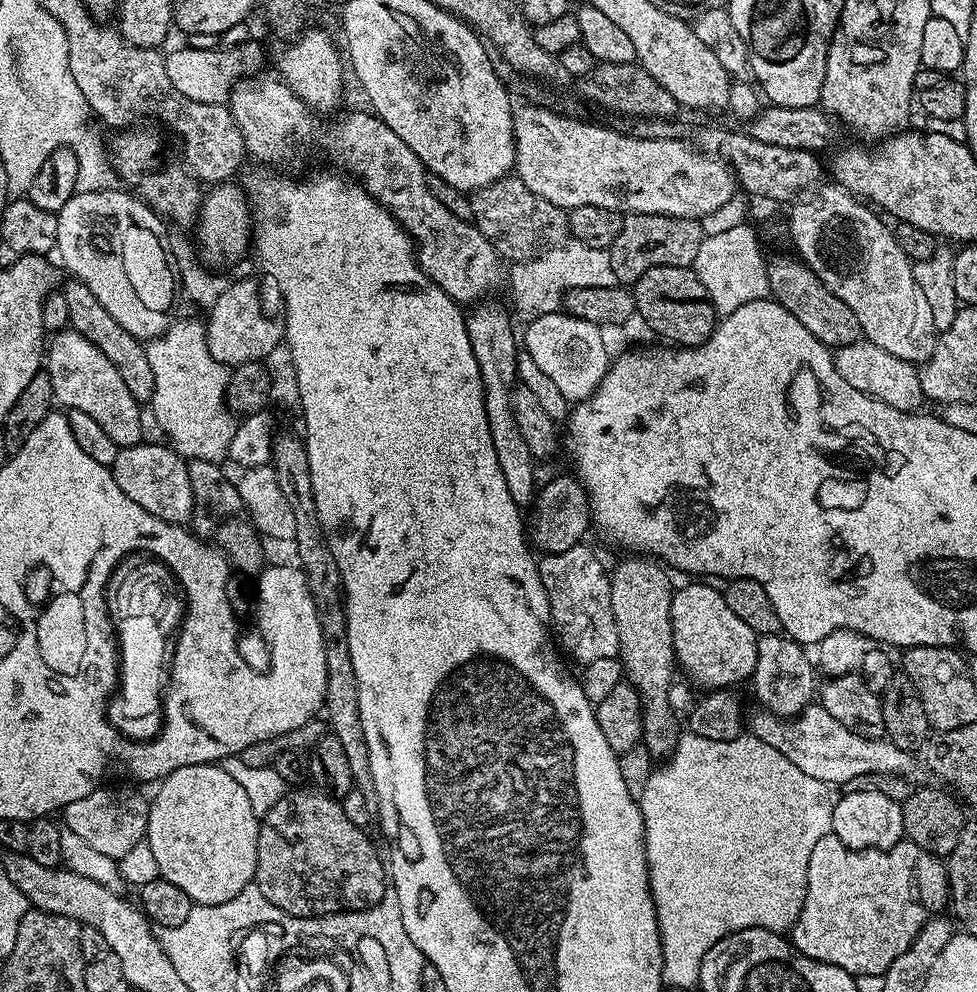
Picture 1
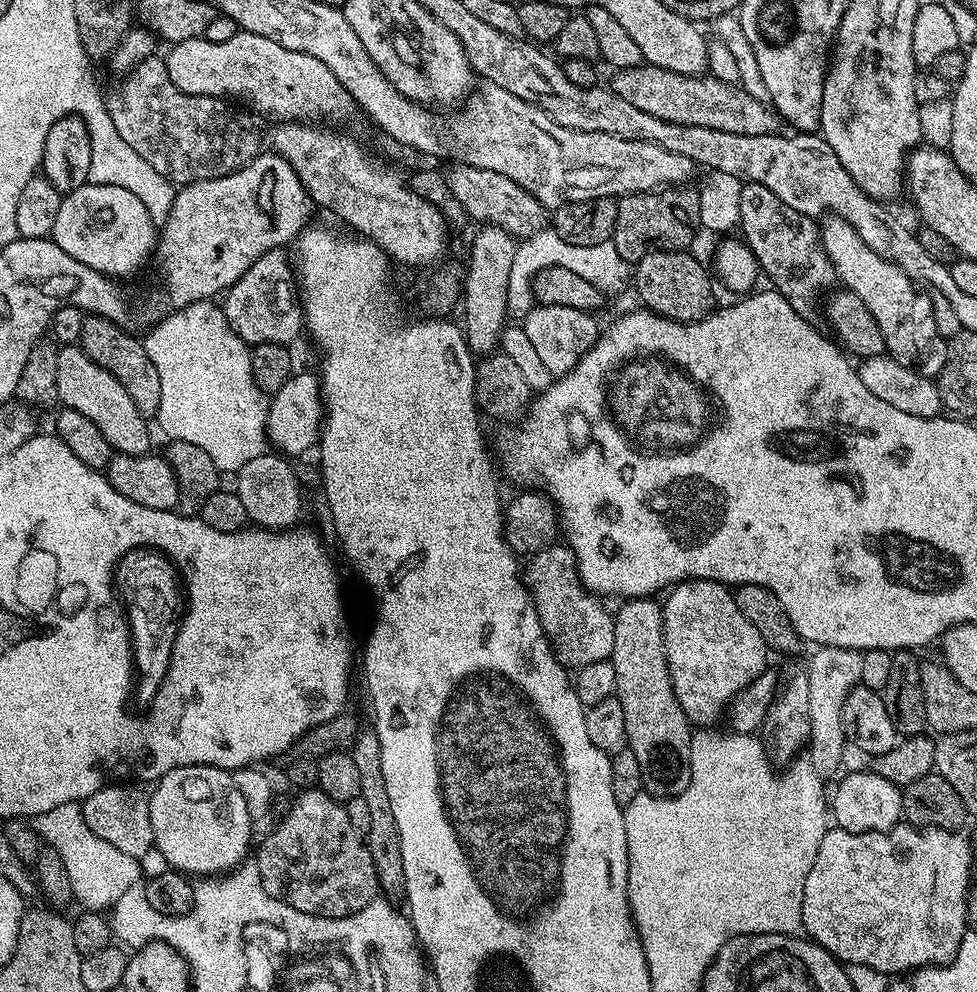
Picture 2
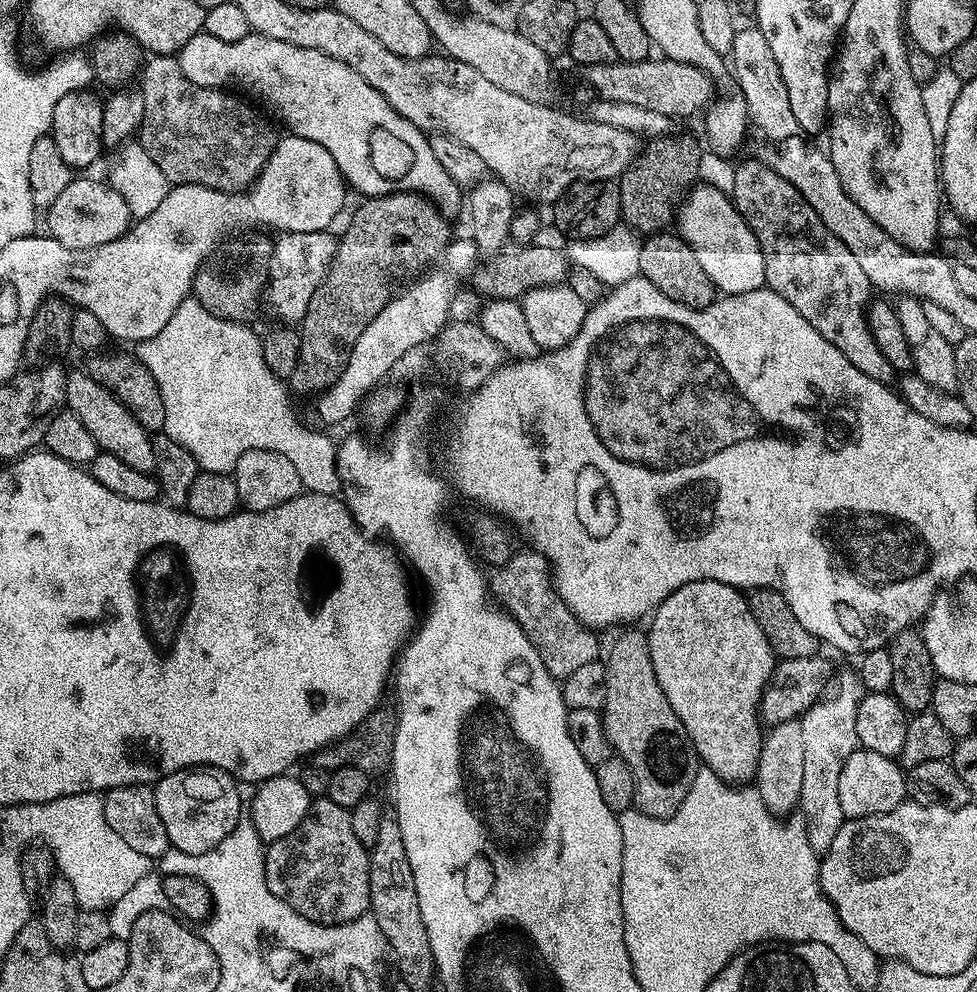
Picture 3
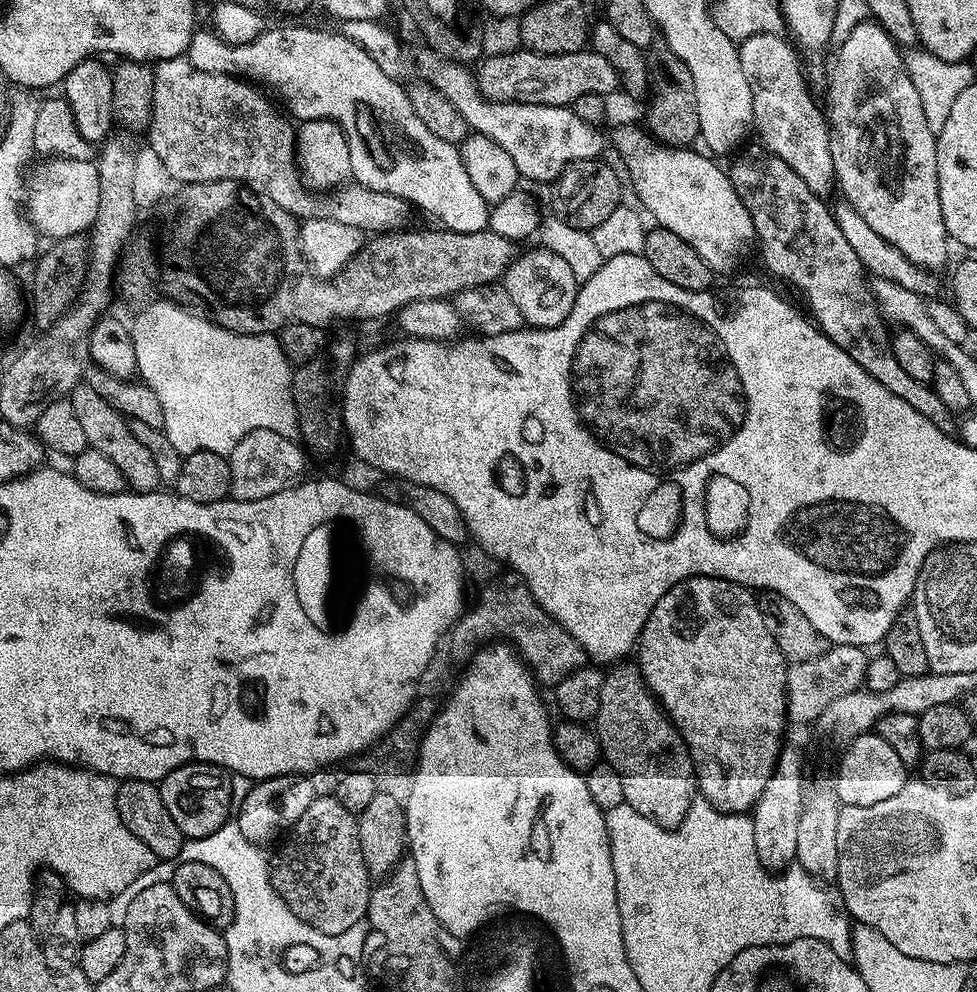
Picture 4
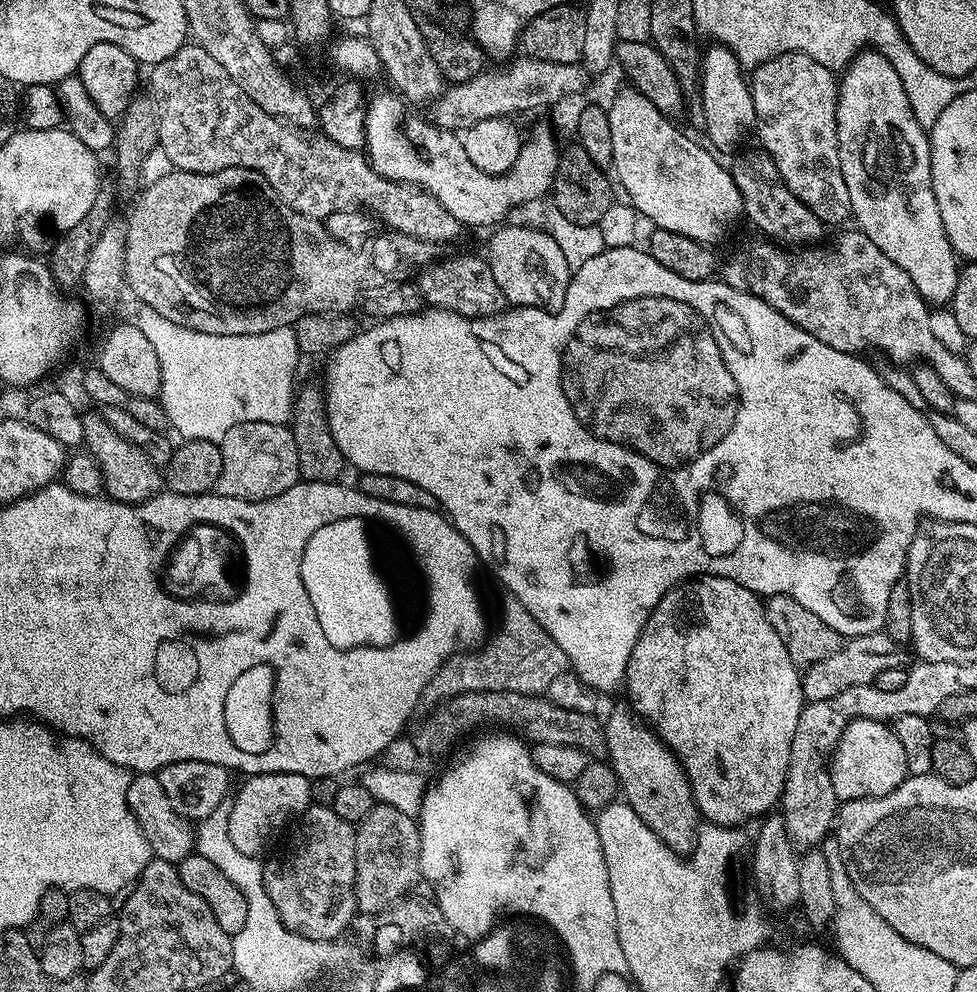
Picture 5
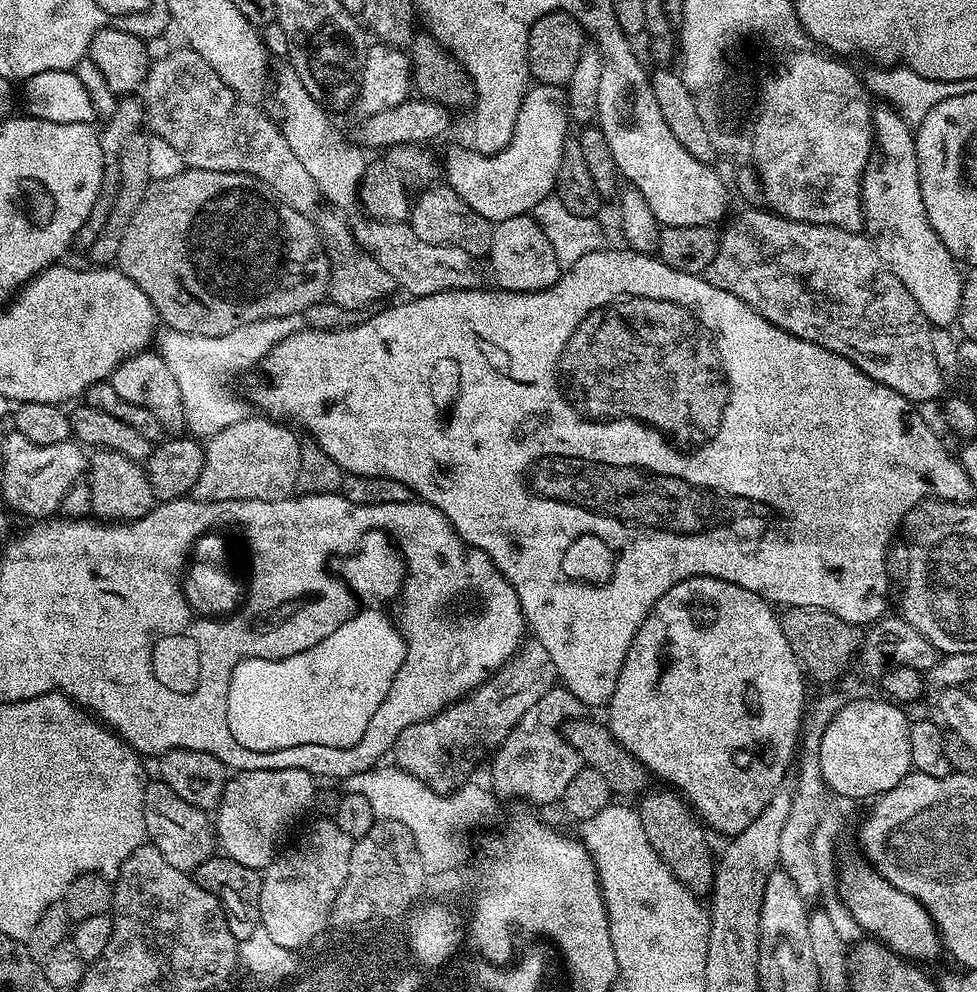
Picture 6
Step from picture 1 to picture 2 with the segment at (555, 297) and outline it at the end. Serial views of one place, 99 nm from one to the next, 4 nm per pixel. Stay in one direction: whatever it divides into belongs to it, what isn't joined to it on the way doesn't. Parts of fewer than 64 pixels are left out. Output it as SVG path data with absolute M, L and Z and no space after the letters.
M546 226L542 231L523 237L516 246L514 260L510 268L510 283L507 287L507 306L511 315L527 315L535 305L535 296L532 292L532 278L544 268L562 266L563 269L572 270L579 274L601 292L622 291L627 282L630 282L629 263L618 254L617 247L611 241L598 243L595 246L574 246L566 242L554 228Z

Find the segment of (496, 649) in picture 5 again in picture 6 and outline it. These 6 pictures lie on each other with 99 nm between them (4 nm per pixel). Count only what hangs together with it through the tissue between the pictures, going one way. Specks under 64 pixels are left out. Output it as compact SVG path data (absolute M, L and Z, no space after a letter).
M535 638L529 639L520 645L520 651L499 672L492 673L479 688L461 696L455 704L442 709L437 716L431 716L429 720L423 720L414 726L406 726L406 730L398 734L394 745L395 767L414 774L414 778L426 782L436 792L451 793L457 787L461 779L460 771L467 766L468 760L474 759L487 748L499 748L503 740L512 733L512 729L519 724L522 714L526 714L526 710L530 710L530 706L534 706L547 692L553 691L557 684L556 667L554 662L550 662L550 654L546 654L546 646L539 644Z

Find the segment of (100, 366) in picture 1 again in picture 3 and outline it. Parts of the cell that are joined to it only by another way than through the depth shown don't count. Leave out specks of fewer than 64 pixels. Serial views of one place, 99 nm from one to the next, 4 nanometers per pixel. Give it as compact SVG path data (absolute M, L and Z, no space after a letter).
M82 370L67 373L64 404L67 411L74 413L82 421L82 426L90 430L99 451L109 452L114 458L126 462L126 466L134 466L134 470L155 473L152 436L138 422L138 418L134 418L134 414L130 414L130 410L126 410L126 406L122 406L122 402L118 402L114 394L110 394L110 390L98 386L98 382L90 378L90 374Z

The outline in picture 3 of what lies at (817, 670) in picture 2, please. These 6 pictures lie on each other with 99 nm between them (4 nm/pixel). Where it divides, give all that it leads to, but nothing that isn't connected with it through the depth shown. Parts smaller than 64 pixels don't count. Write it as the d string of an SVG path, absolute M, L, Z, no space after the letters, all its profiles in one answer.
M855 671L840 672L829 679L824 695L799 717L802 738L806 741L806 763L802 777L802 794L798 805L799 815L804 818L806 838L817 854L830 850L830 842L844 825L845 816L838 803L838 778L846 758L857 751L856 711L860 705L862 688L860 677Z

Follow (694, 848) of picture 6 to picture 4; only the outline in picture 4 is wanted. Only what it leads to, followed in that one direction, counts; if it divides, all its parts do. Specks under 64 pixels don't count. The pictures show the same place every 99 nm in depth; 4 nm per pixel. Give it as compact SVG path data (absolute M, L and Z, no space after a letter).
M617 662L604 672L602 682L602 702L598 702L598 714L594 721L594 731L603 759L622 778L624 803L630 805L642 818L650 818L663 828L679 828L684 823L693 800L698 796L696 768L692 764L692 755L682 734L672 725L672 719L660 707L648 684L640 672L639 663Z

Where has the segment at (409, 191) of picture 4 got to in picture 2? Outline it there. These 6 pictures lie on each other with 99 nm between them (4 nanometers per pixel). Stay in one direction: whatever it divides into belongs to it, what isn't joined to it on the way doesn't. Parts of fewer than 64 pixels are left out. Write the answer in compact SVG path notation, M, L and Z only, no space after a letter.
M238 30L234 38L226 42L210 42L203 38L183 40L167 50L164 65L170 74L170 82L191 96L218 96L241 105L249 104L244 106L254 108L264 116L273 116L276 122L316 122L319 116L344 116L350 109L347 90L338 78L334 78L326 62L318 62L318 58L298 50L286 50L286 46L278 46L278 42L270 42L270 38L262 38L258 34Z

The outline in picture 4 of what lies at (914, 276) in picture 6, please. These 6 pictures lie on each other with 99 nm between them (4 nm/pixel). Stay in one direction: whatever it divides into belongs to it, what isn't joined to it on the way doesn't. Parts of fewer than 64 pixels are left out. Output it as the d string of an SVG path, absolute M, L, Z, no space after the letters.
M868 18L864 23L859 24L850 32L848 37L839 41L838 47L840 48L836 52L836 61L832 64L832 72L830 68L830 75L826 80L826 89L828 88L828 104L826 103L826 119L828 121L828 137L830 138L830 154L834 158L834 174L836 175L836 184L838 185L838 192L840 192L846 203L849 204L854 210L858 210L858 214L862 214L863 220L867 222L874 229L874 234L878 234L879 237L884 238L886 242L890 242L890 246L894 246L906 256L910 258L910 262L914 262L920 268L926 268L929 270L940 270L940 267L948 260L948 244L950 245L950 237L946 226L942 222L942 202L938 198L938 154L936 153L936 133L930 130L930 126L926 126L926 114L922 114L922 101L918 98L918 90L914 90L914 82L910 82L910 74L906 70L904 65L904 58L901 49L890 38L890 34L886 34L886 30L882 25L876 23L875 20Z

